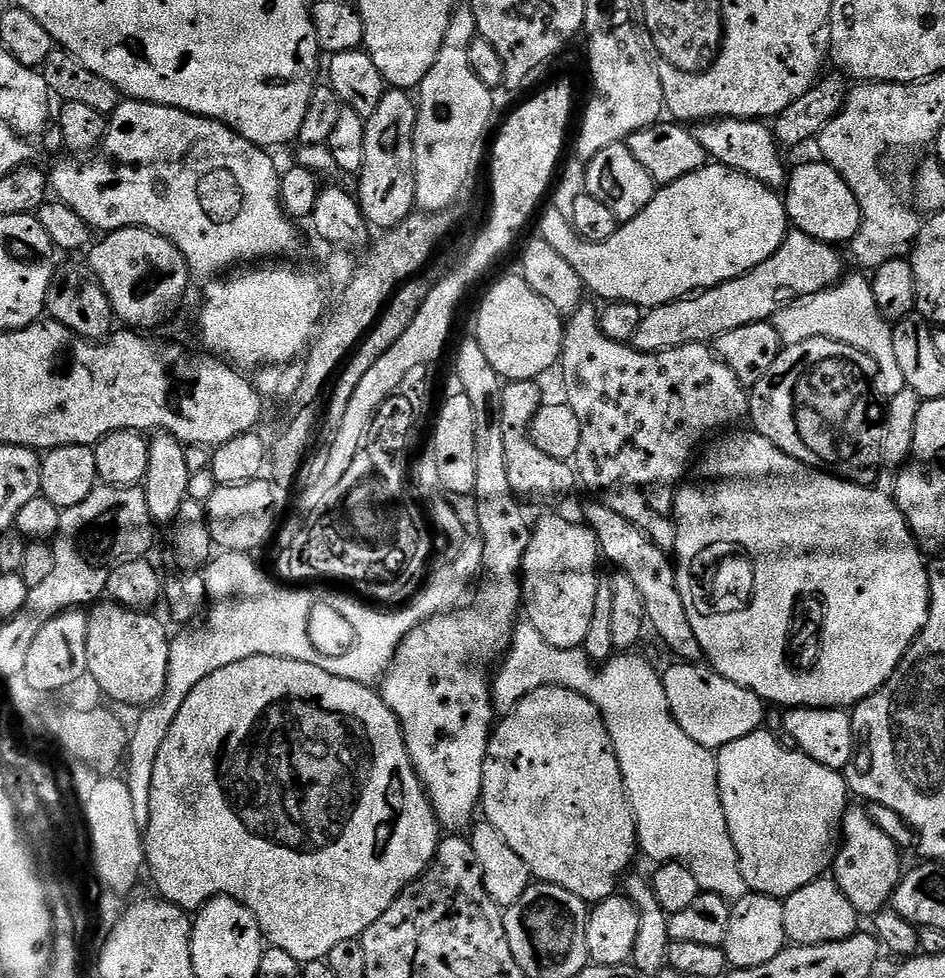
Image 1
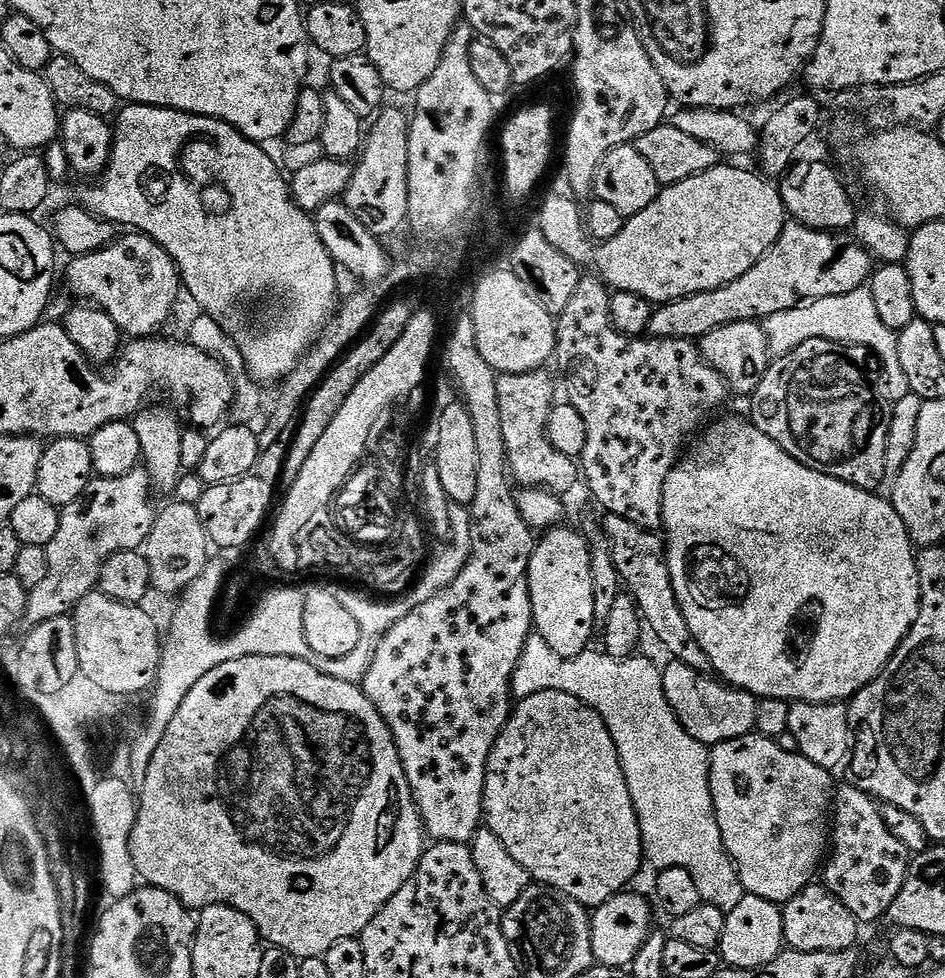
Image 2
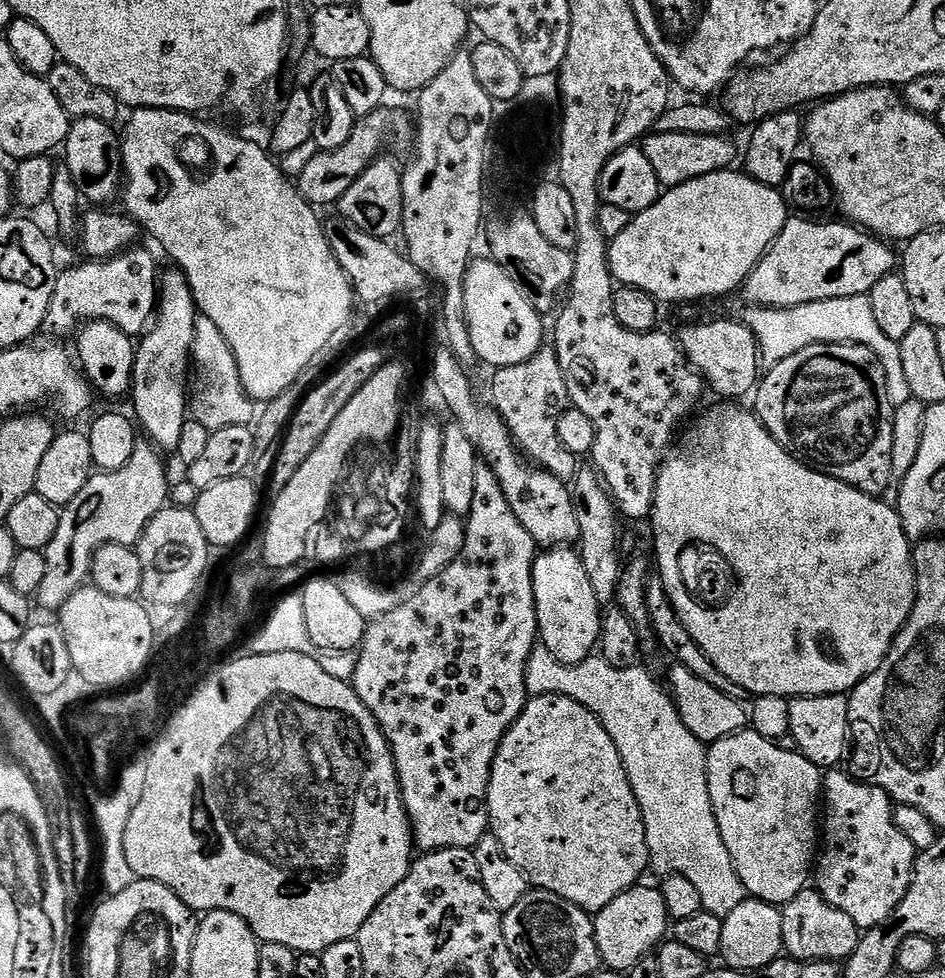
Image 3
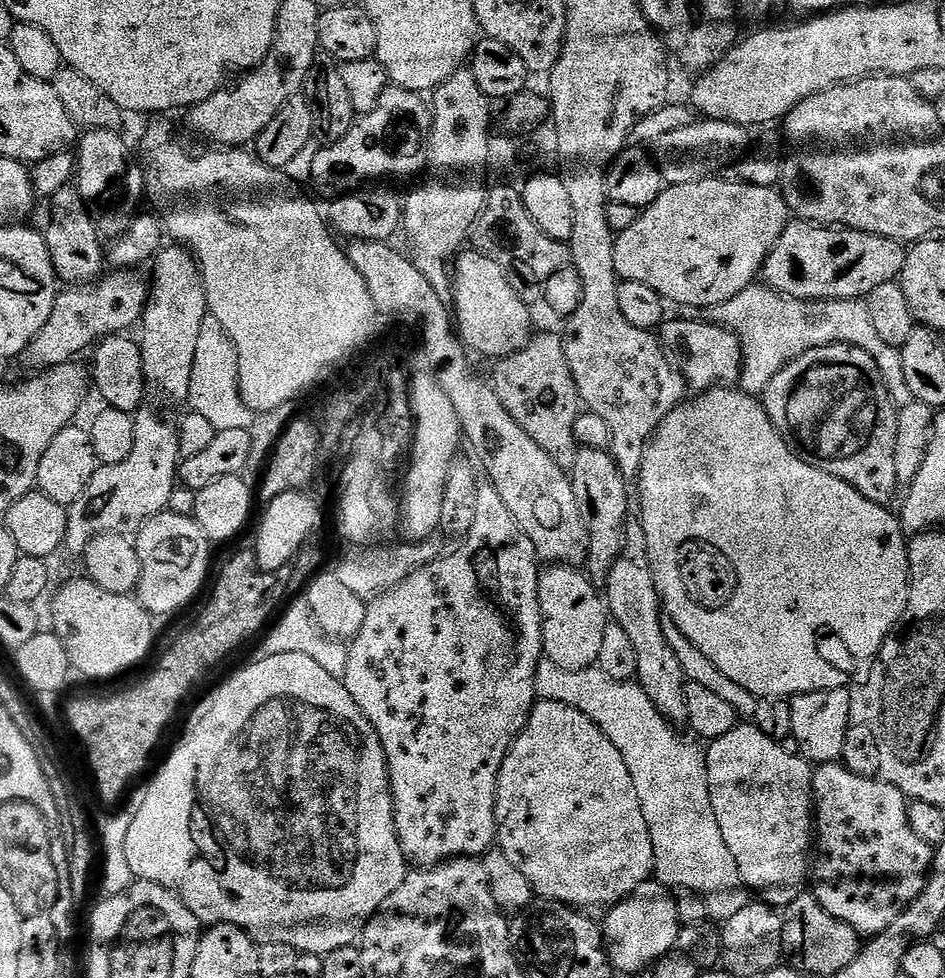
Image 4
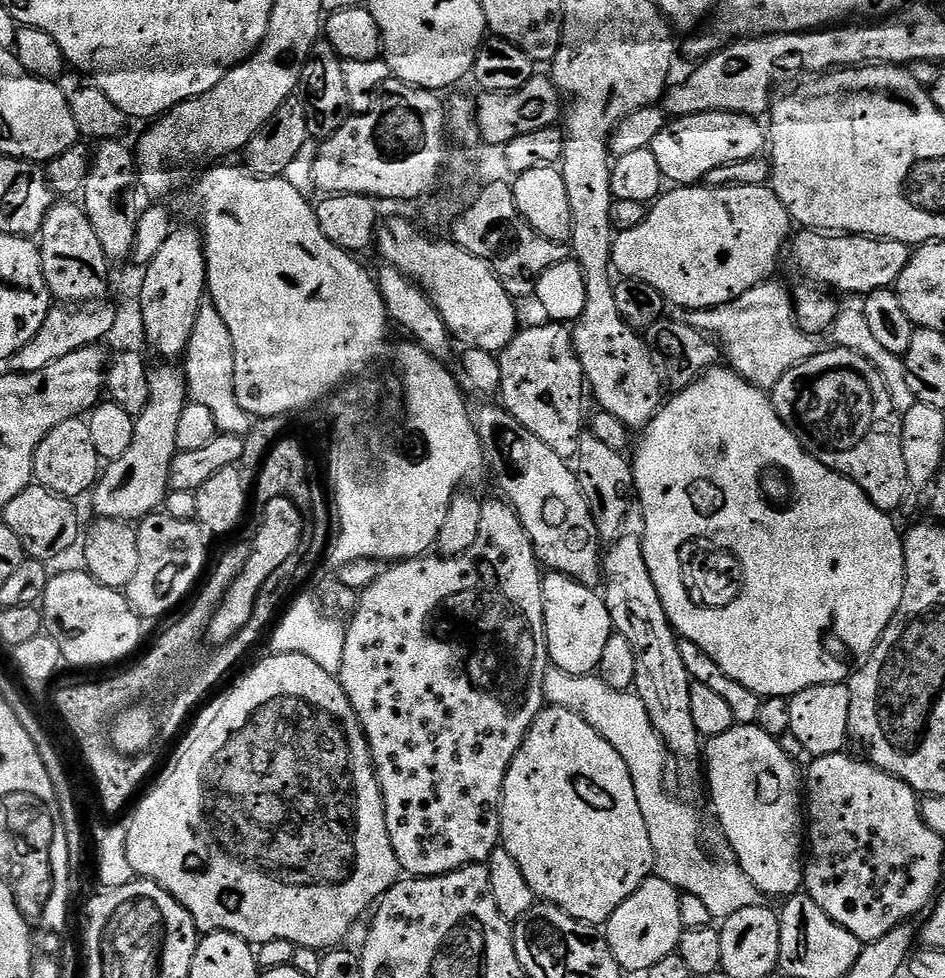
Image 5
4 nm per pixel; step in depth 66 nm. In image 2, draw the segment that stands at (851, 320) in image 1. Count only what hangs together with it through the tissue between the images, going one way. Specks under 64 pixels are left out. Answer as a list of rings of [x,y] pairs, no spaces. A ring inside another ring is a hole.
[[[865,286],[850,294],[813,300],[807,306],[797,306],[785,312],[770,314],[762,323],[766,330],[768,350],[773,357],[790,354],[790,350],[798,350],[802,342],[811,340],[857,344],[868,349],[876,357],[882,369],[883,379],[886,381],[882,388],[883,395],[892,404],[902,402],[902,398],[906,398],[909,392],[902,362],[898,362],[897,333],[892,332],[890,326],[882,322],[882,318],[878,318],[878,309],[874,306],[871,287]]]

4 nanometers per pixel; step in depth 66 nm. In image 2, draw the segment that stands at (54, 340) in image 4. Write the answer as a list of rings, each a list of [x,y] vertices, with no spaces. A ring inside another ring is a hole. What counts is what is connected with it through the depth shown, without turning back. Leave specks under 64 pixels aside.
[[[124,234],[112,243],[85,256],[73,256],[68,260],[68,269],[62,276],[68,279],[68,288],[81,301],[99,306],[110,314],[128,338],[152,338],[172,316],[176,299],[182,296],[180,272],[174,258],[158,246],[149,236]]]

